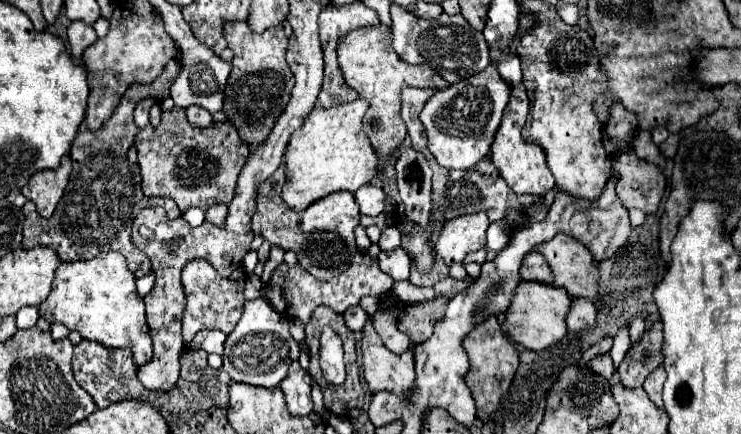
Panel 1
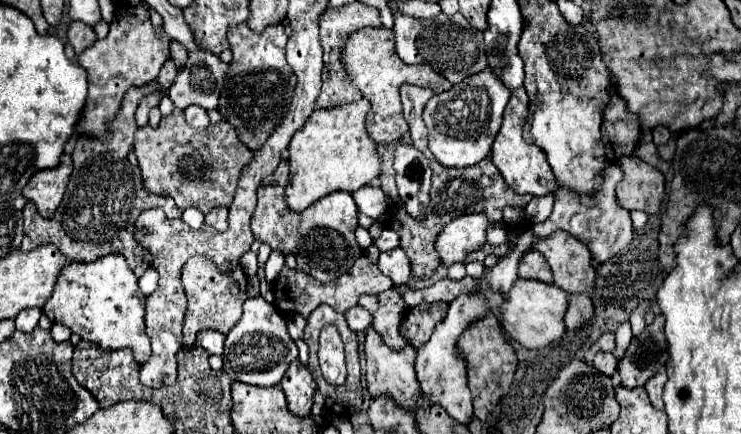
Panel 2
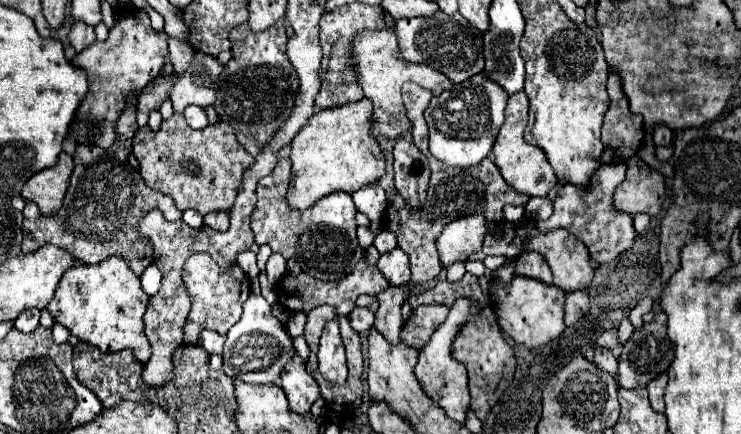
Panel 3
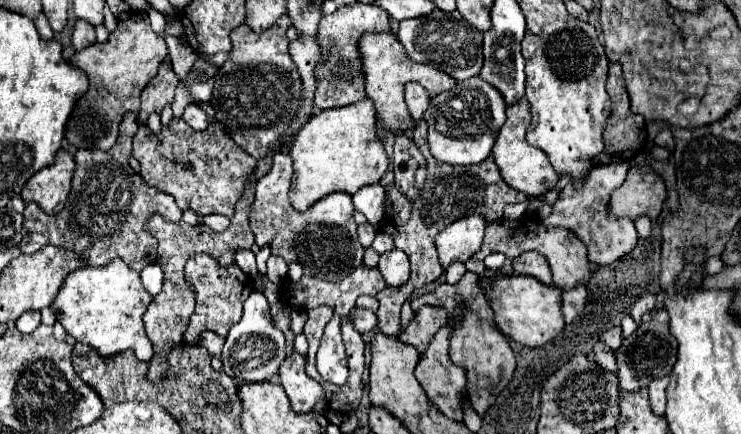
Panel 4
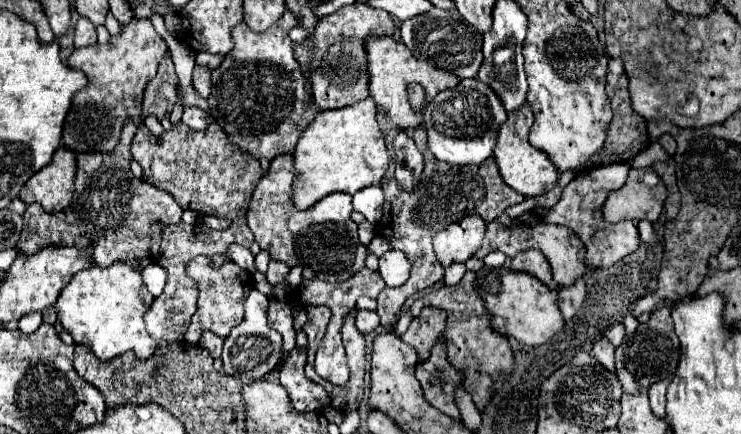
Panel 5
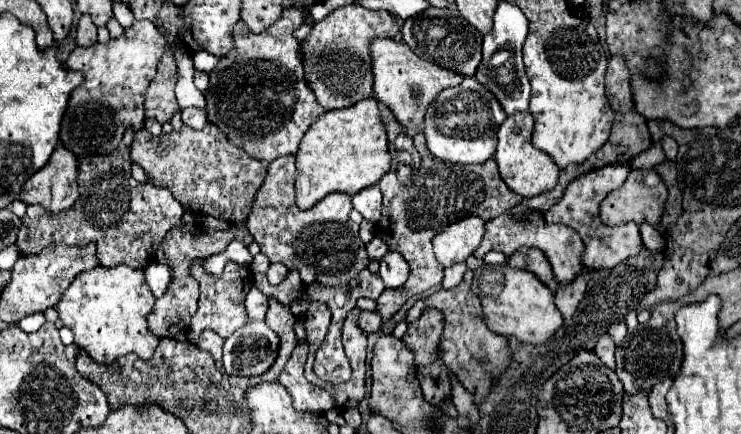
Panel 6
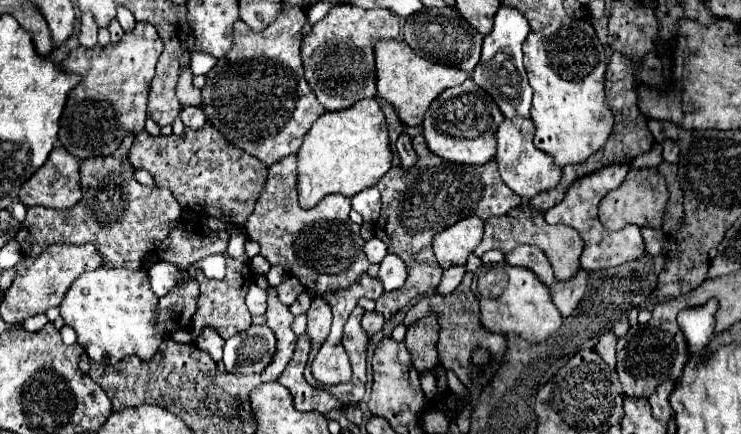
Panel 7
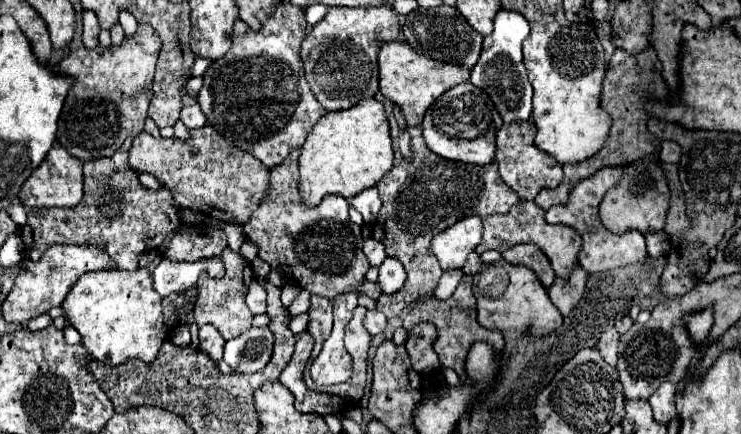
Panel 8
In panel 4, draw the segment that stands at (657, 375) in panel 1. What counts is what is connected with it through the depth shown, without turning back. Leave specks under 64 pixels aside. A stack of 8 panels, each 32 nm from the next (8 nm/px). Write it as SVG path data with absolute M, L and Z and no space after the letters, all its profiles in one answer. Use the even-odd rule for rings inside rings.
M668 376L660 378L660 380L654 380L650 384L650 404L652 404L652 410L658 414L658 416L664 416L664 408L666 408L666 386L668 386Z

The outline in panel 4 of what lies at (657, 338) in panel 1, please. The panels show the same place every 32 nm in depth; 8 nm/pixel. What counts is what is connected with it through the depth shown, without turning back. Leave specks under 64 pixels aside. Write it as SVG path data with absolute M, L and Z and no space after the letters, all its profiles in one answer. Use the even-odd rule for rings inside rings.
M660 308L652 314L652 320L640 324L638 330L622 340L622 346L616 352L616 366L618 366L618 380L624 392L638 392L640 388L648 388L650 382L664 378L672 372L676 362L678 342L670 334L670 316L666 308Z

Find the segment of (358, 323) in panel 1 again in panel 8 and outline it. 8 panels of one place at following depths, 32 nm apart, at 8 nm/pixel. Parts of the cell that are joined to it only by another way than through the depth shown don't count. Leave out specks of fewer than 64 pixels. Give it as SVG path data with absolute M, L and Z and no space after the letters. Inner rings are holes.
M370 310L368 316L364 318L364 326L372 336L376 336L386 328L386 316L382 312L378 312L378 310Z

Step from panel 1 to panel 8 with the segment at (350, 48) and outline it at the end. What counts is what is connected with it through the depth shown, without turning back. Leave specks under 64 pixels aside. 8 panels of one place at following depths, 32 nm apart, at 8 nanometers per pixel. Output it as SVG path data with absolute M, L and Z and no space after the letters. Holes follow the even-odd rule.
M396 40L382 44L378 66L380 66L380 92L386 98L390 98L394 104L400 104L408 126L420 126L426 108L436 98L440 98L446 90L454 88L456 84L468 82L470 78L468 68L462 68L460 64L446 64L446 62L426 58L418 54L410 44L396 42Z

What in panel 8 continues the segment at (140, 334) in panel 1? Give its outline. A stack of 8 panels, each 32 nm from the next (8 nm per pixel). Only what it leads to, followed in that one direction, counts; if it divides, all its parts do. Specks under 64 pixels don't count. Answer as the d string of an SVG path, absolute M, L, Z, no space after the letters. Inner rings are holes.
M100 270L80 276L64 300L68 322L82 334L82 346L102 364L118 366L130 358L146 364L158 358L170 330L162 320L162 296L154 290L148 270Z

